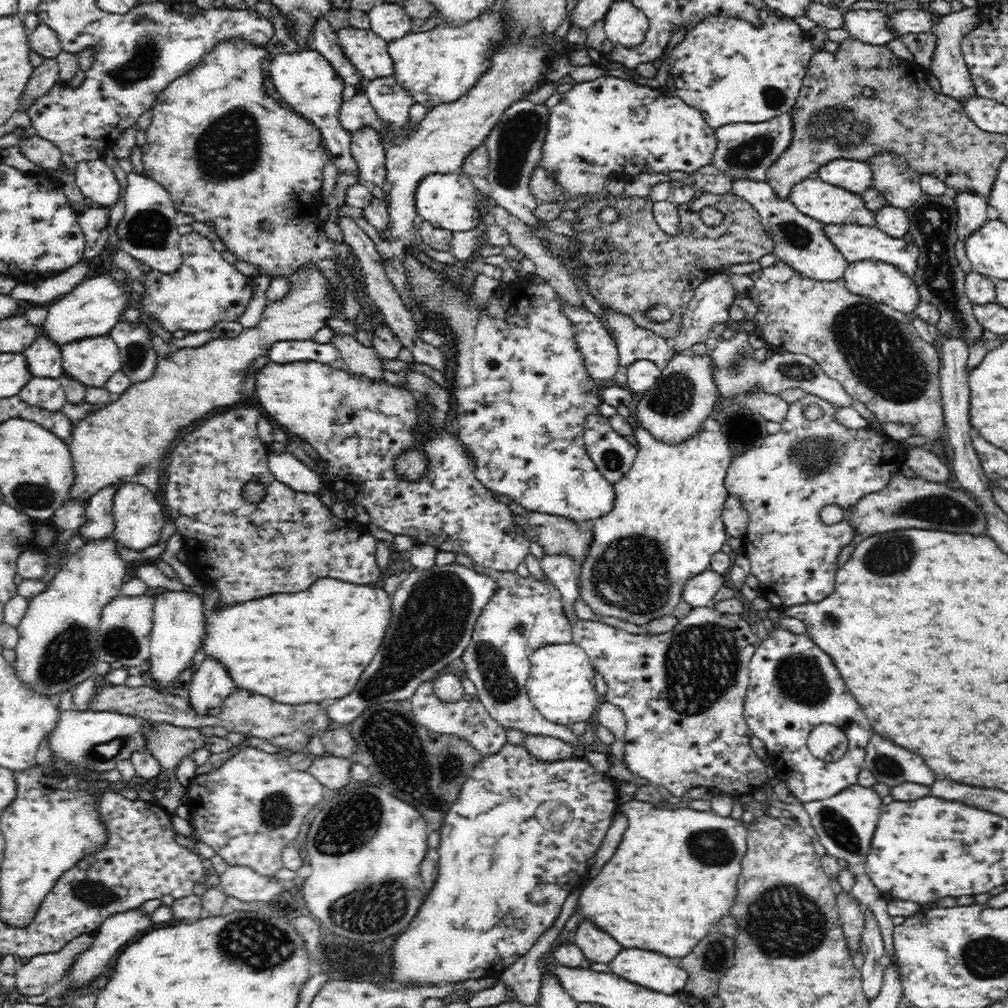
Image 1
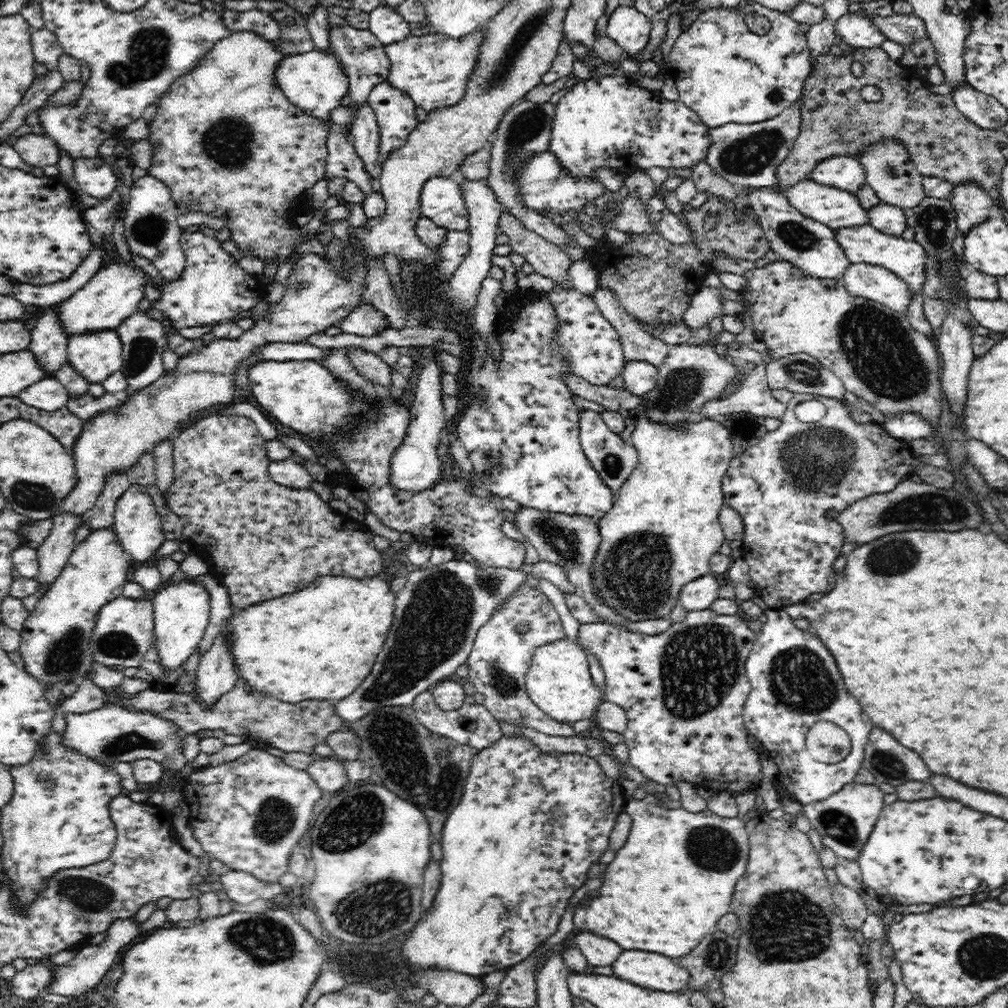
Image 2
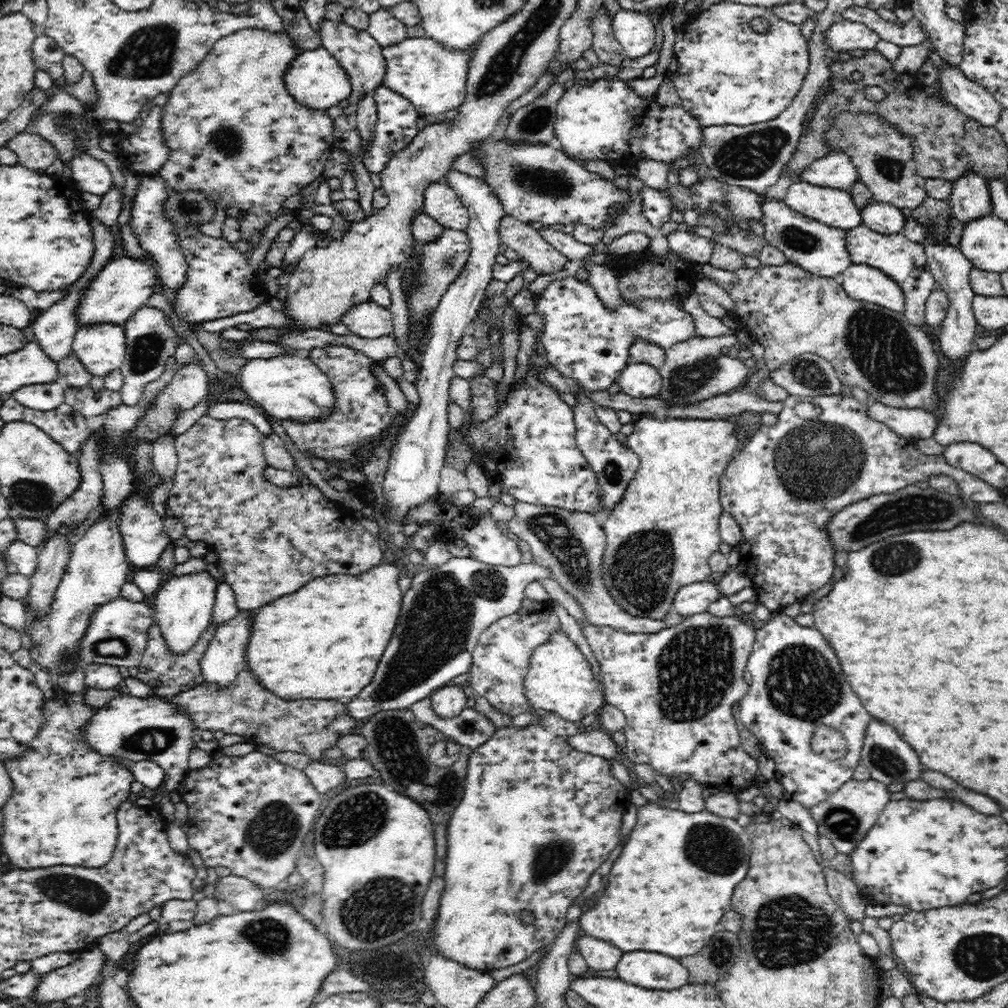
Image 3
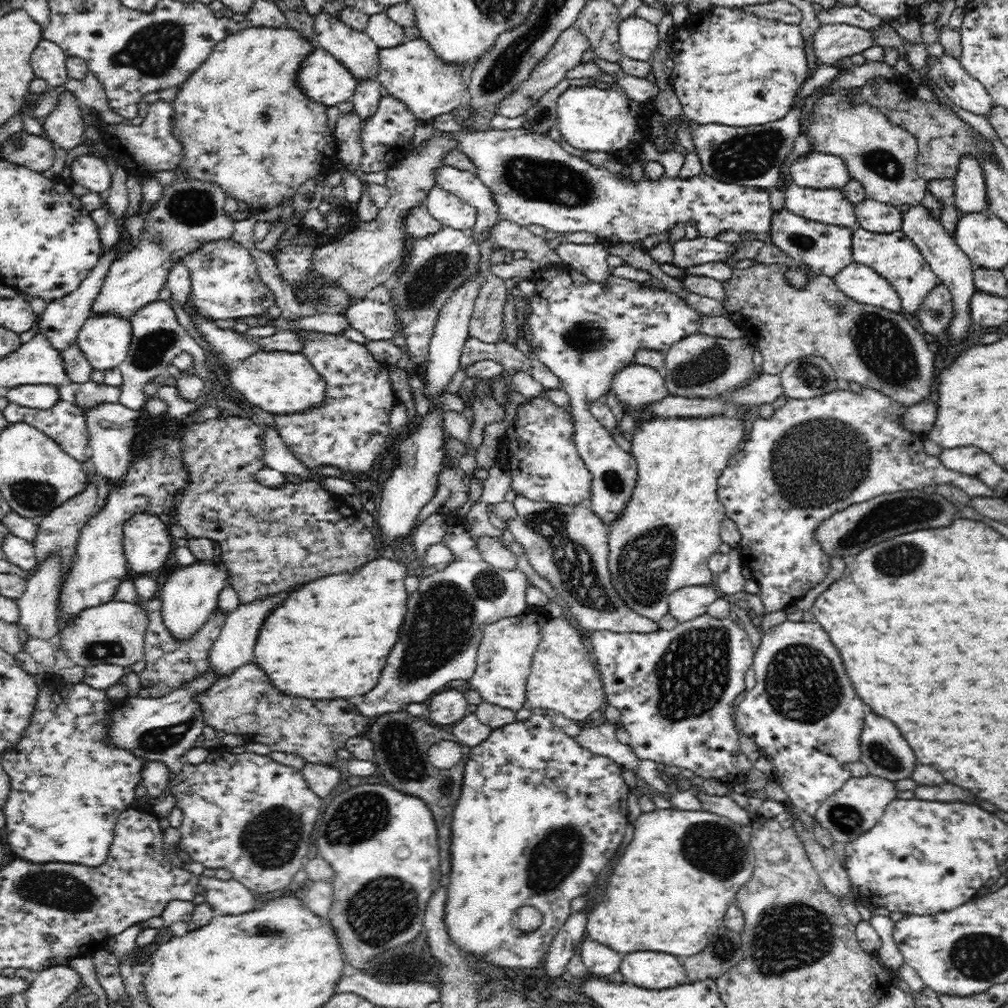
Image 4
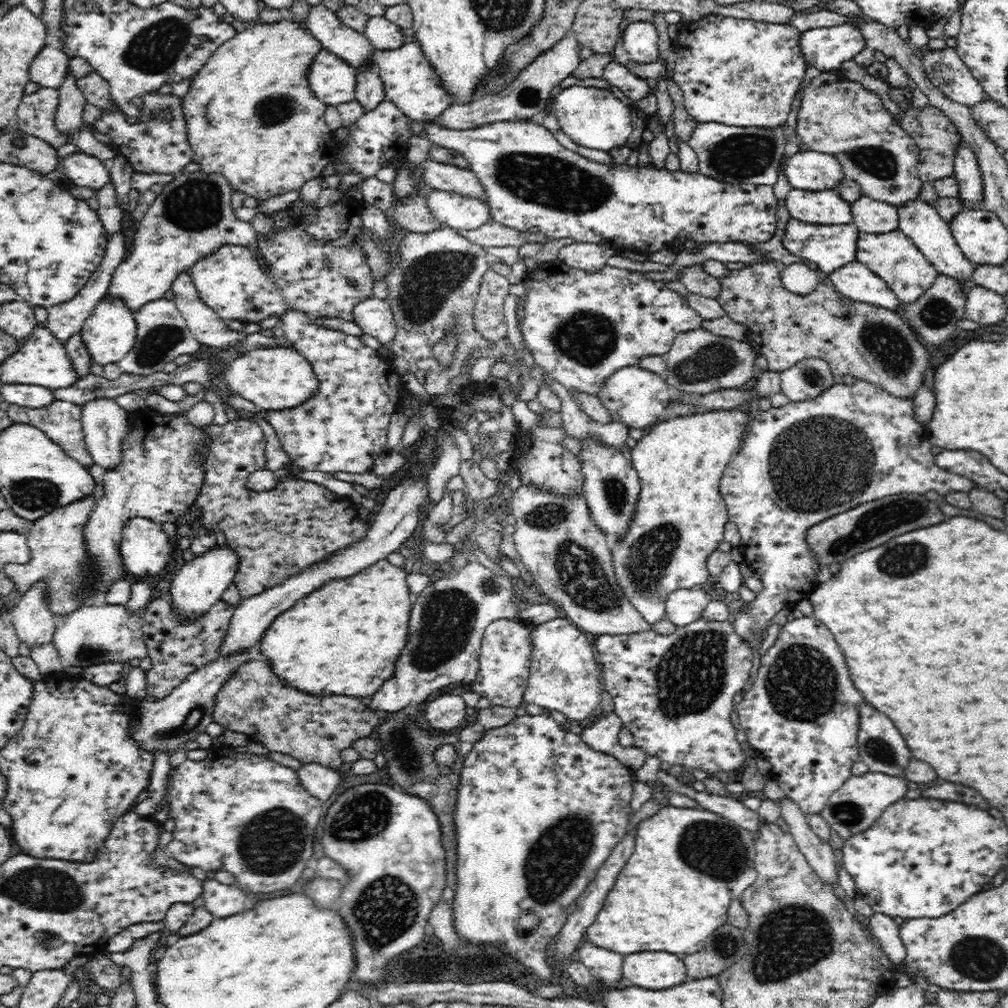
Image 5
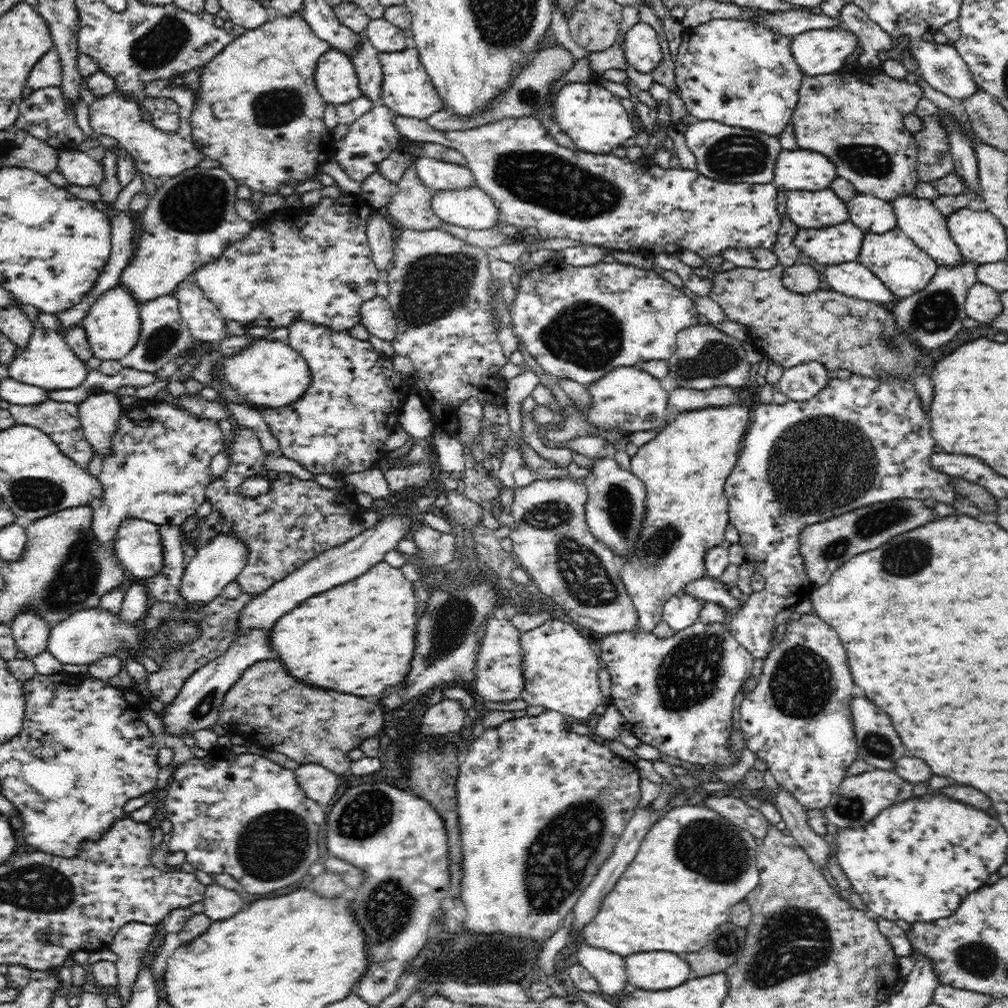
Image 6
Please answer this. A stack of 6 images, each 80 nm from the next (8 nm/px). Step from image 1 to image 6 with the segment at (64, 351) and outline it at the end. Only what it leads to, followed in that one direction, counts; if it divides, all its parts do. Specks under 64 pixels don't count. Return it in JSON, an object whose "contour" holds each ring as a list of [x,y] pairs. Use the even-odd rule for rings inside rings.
{"contour":[[[116,285],[113,289],[102,293],[88,309],[87,315],[81,322],[86,331],[86,338],[90,343],[93,356],[102,361],[110,359],[120,360],[124,358],[142,336],[140,328],[140,304],[134,300],[130,291],[122,286]]]}

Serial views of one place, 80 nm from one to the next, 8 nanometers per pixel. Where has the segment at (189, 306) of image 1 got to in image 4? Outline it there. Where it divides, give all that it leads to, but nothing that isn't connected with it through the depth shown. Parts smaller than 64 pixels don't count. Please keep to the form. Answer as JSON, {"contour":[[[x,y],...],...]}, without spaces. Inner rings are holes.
{"contour":[[[214,240],[204,243],[199,250],[192,251],[182,260],[189,268],[192,304],[198,316],[226,320],[264,316],[270,306],[275,304],[274,293],[259,277],[253,256],[244,246],[233,240]]]}

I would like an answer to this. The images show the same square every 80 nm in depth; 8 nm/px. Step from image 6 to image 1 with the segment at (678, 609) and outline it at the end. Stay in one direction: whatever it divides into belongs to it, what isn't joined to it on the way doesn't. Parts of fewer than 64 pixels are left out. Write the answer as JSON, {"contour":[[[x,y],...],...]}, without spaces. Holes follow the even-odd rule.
{"contour":[[[708,568],[708,570],[698,574],[684,586],[682,600],[693,608],[707,606],[711,603],[712,596],[718,593],[718,590],[725,585],[722,574]]]}

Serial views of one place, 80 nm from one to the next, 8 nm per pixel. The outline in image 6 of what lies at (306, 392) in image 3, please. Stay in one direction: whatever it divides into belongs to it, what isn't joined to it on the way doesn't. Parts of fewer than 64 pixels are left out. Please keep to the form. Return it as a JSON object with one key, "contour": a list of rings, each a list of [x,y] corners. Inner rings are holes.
{"contour":[[[265,337],[254,339],[235,355],[224,357],[222,370],[225,380],[251,406],[277,409],[296,402],[312,382],[310,367],[305,358],[287,341]]]}

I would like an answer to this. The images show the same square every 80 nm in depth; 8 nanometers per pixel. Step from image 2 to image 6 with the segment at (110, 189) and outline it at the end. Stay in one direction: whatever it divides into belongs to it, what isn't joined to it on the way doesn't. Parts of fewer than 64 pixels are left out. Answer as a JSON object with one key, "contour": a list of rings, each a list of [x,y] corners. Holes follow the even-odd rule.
{"contour":[[[59,151],[57,170],[69,184],[83,187],[98,186],[104,178],[104,167],[83,151]]]}

